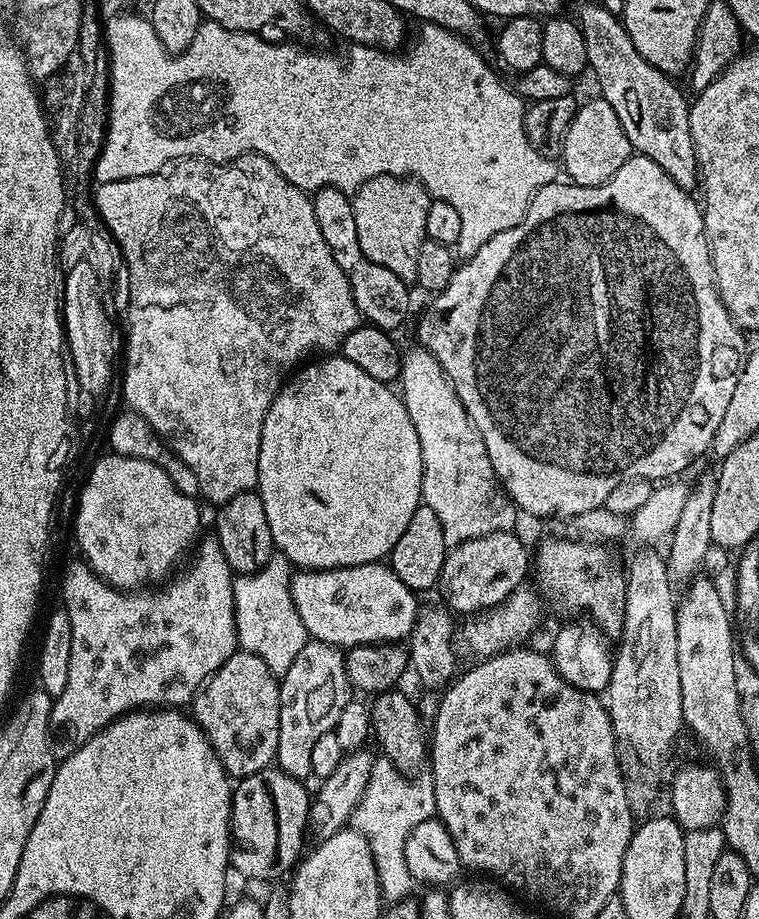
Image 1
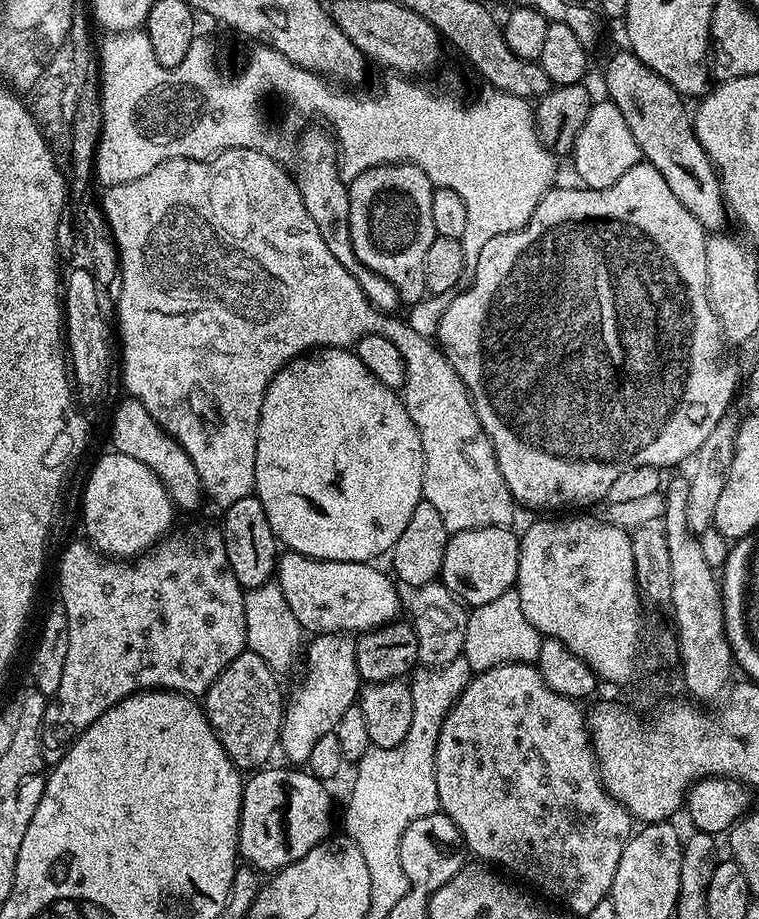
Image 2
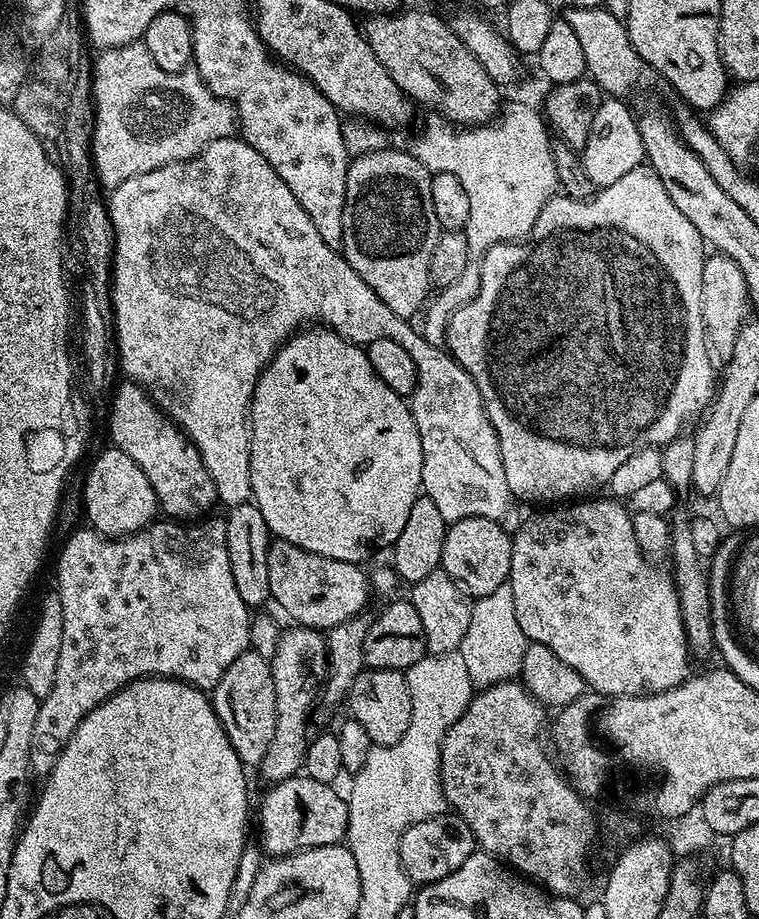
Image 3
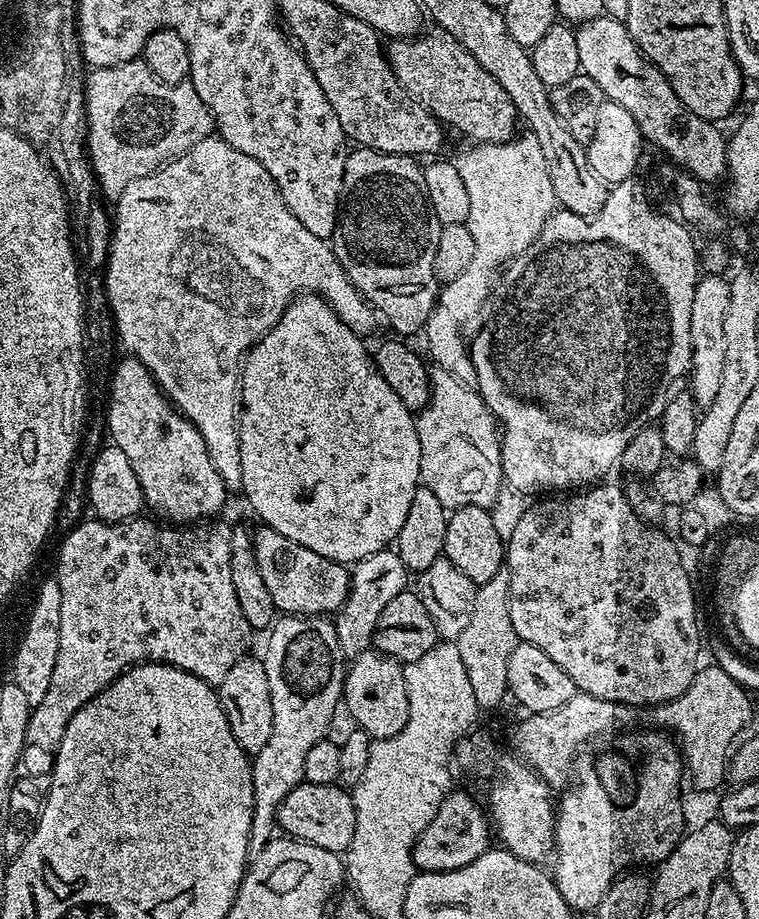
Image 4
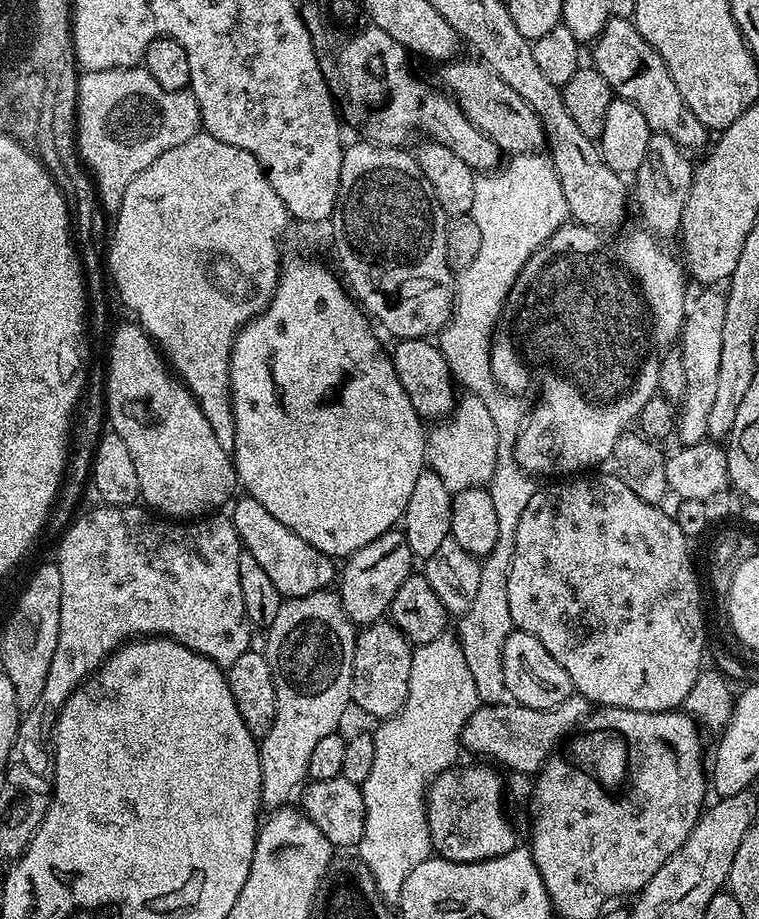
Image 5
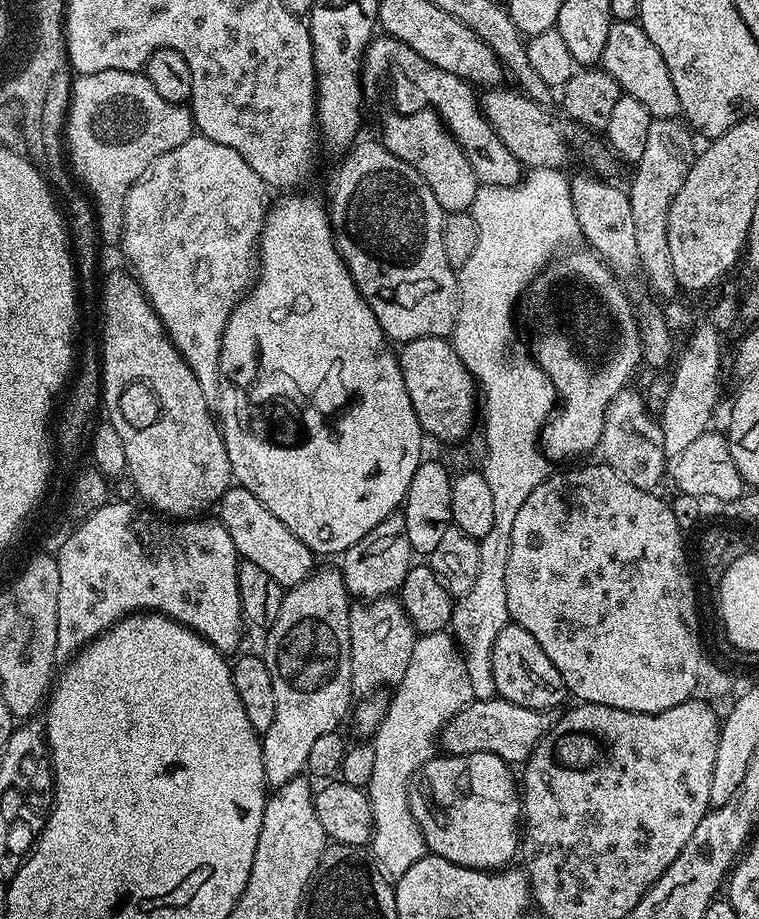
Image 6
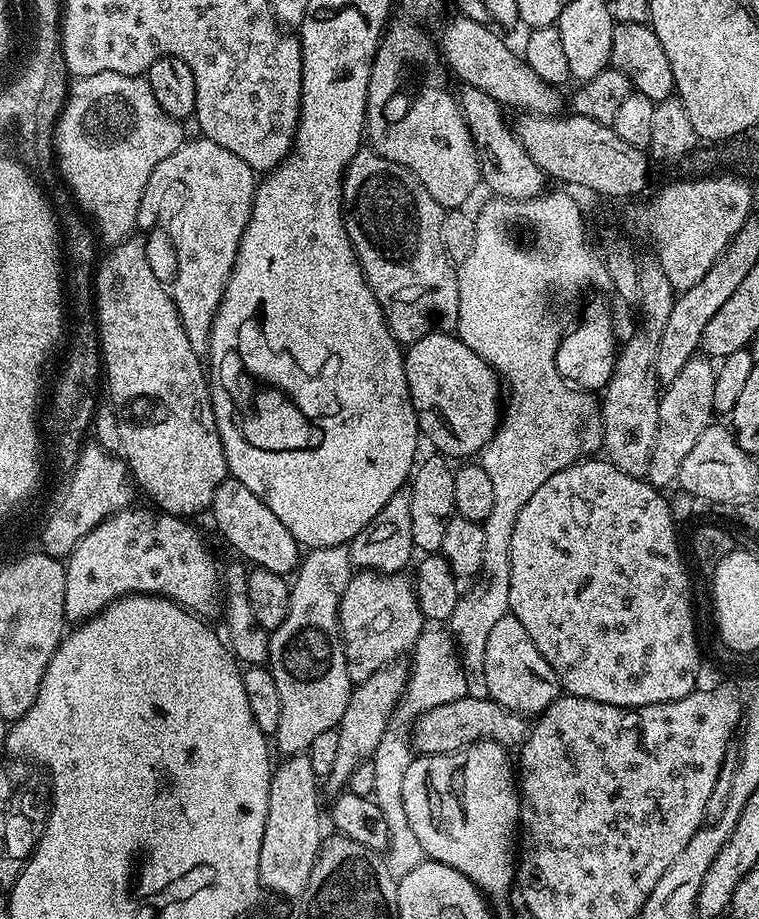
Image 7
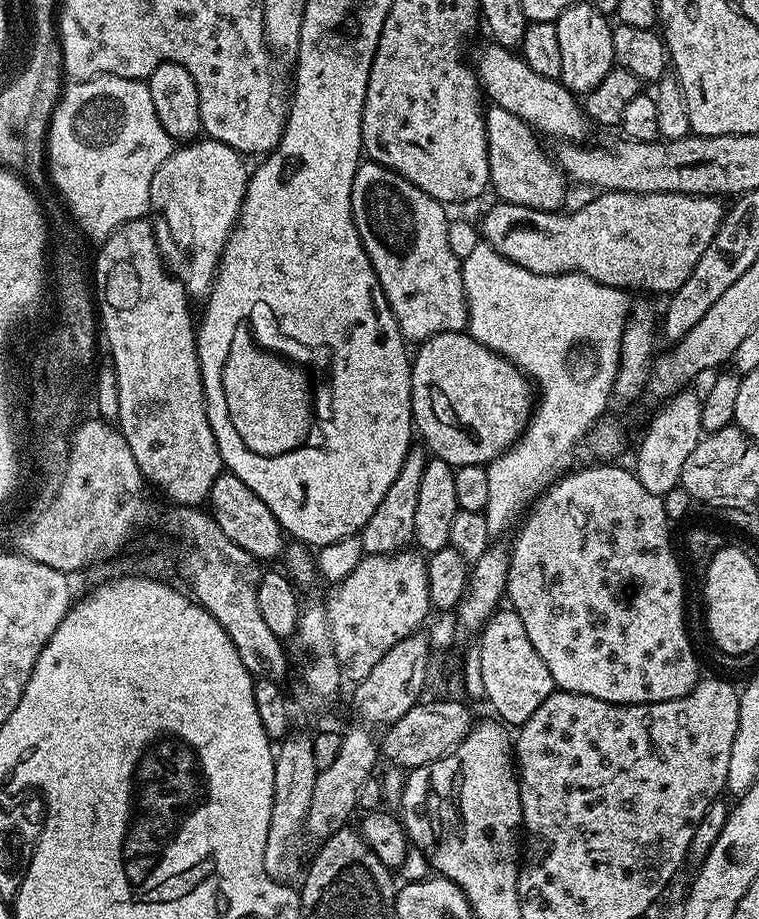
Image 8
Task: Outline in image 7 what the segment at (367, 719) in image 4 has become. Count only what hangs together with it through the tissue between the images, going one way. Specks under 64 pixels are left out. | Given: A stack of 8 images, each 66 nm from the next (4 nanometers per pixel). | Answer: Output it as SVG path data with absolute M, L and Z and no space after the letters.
M356 574L340 599L340 637L353 685L387 664L399 661L400 655L411 653L426 621L418 606L416 589L404 574Z

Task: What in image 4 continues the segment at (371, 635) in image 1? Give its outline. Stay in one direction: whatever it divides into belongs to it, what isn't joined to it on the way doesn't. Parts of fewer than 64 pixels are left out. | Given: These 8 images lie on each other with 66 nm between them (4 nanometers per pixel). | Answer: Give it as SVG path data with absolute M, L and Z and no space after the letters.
M261 527L251 533L252 549L277 609L284 614L332 614L343 609L348 598L349 569L322 558L322 554L314 554L314 550L306 550L306 546L286 538L274 528Z

